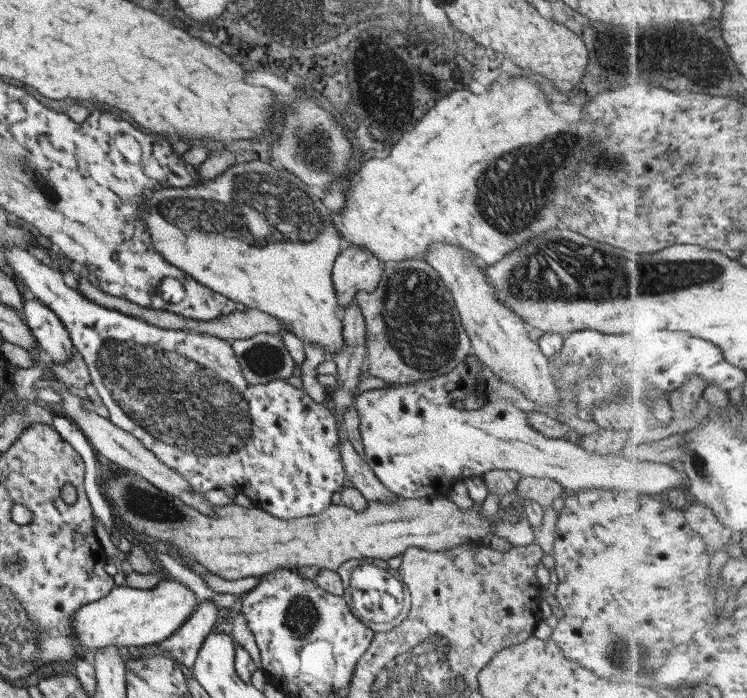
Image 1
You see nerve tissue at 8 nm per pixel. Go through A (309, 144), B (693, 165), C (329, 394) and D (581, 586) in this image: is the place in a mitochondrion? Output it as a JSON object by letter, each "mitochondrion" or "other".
{"A":"mitochondrion","B":"mitochondrion","C":"other","D":"other"}

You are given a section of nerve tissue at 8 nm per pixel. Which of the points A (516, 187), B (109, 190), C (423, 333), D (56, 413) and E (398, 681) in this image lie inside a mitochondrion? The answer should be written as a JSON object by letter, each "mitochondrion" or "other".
{"A":"mitochondrion","B":"other","C":"mitochondrion","D":"other","E":"mitochondrion"}

